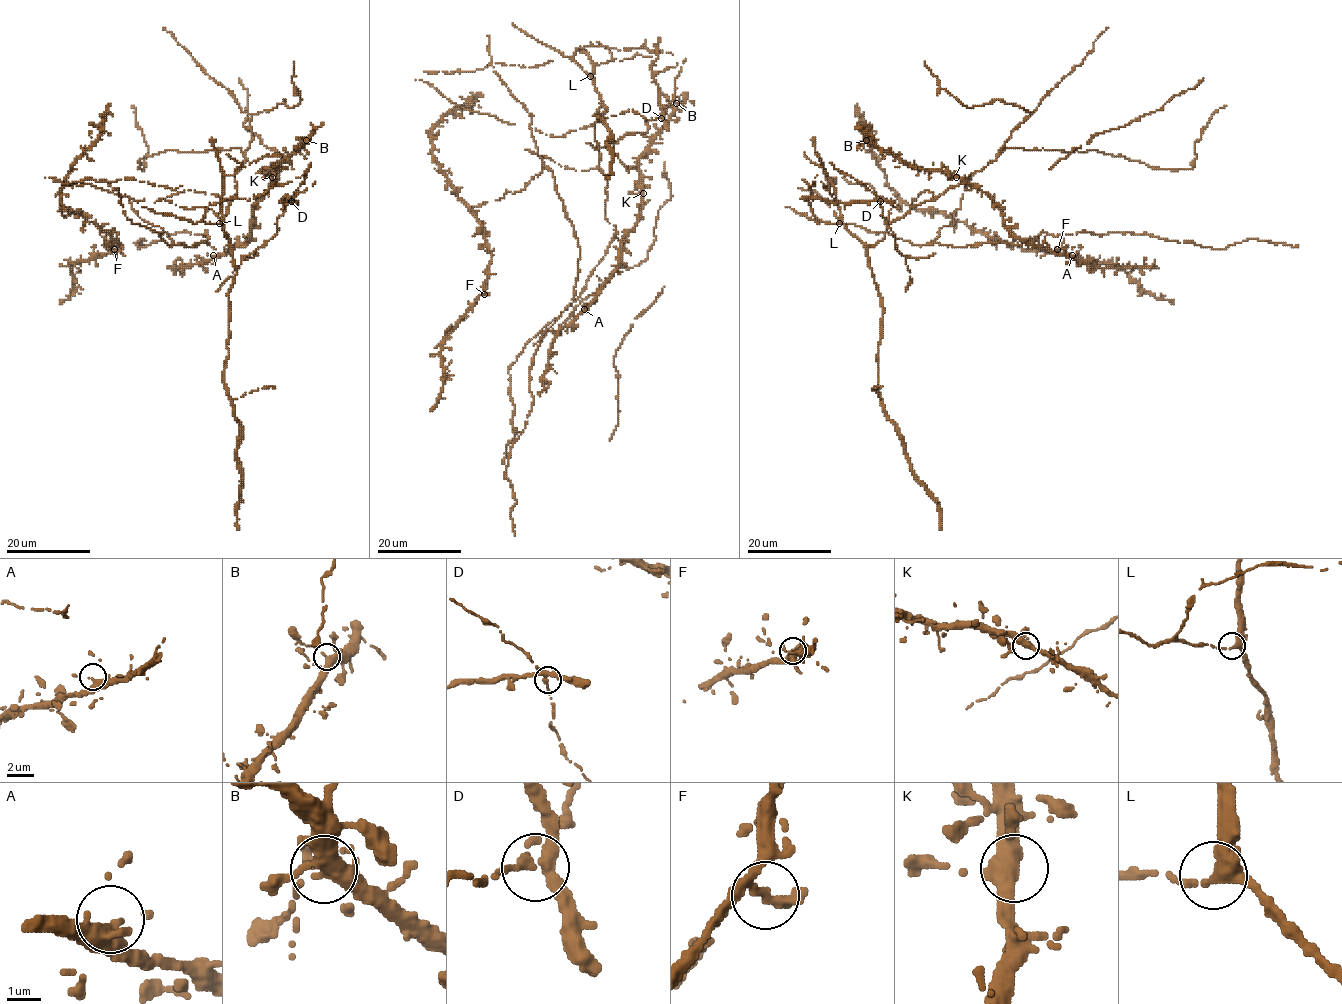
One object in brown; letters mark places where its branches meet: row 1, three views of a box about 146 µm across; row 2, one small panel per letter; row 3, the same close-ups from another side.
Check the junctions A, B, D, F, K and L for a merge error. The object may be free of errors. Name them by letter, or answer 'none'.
D

